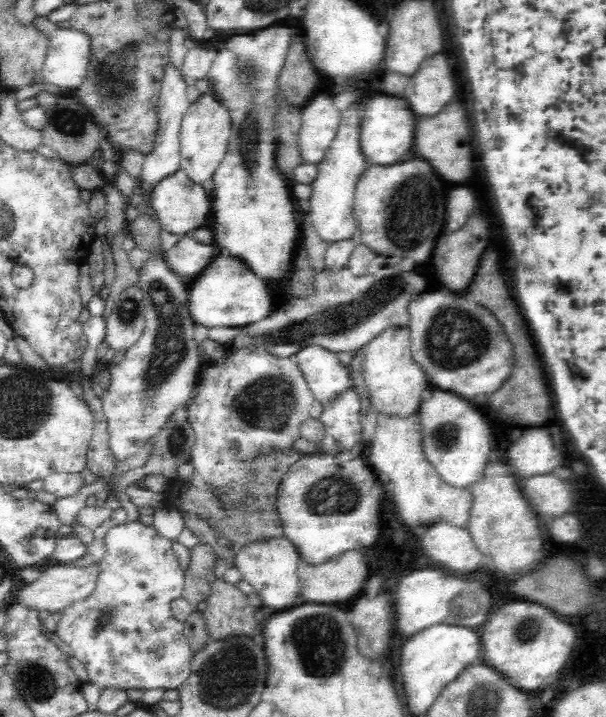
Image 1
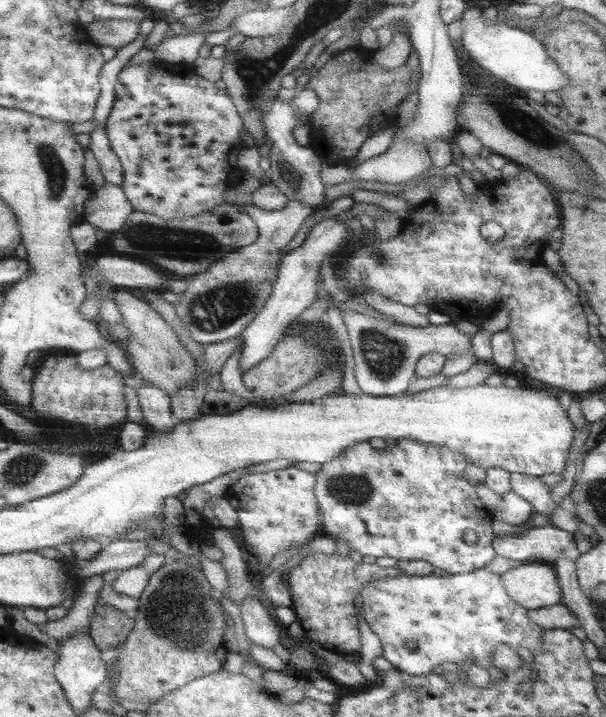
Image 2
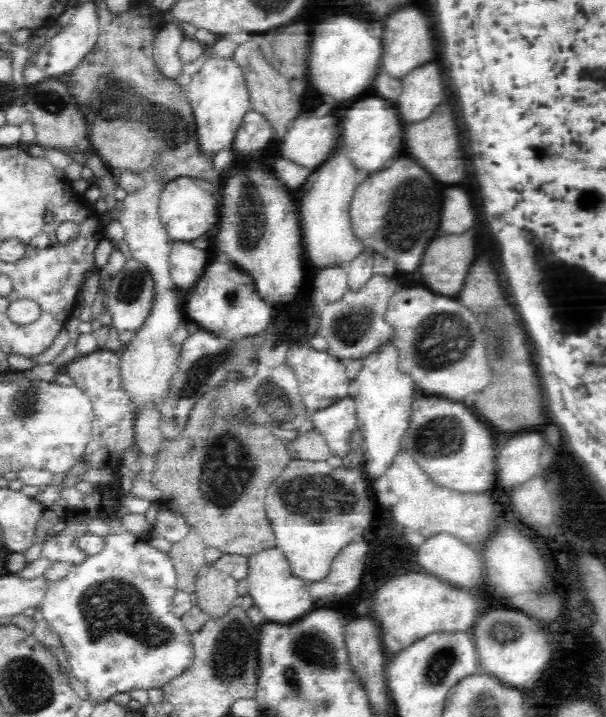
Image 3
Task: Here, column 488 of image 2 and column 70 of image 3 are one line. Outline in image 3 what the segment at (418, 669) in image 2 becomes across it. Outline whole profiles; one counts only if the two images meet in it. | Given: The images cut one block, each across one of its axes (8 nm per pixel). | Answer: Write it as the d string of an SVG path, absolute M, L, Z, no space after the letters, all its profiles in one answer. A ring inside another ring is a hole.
M119 516L103 521L110 526L110 534L104 537L104 548L99 553L87 555L82 564L74 565L64 578L51 583L38 608L59 636L76 678L88 687L90 695L104 700L131 688L161 688L192 664L194 649L191 632L171 610L177 592L177 576L167 553L148 546L146 534L128 531Z

